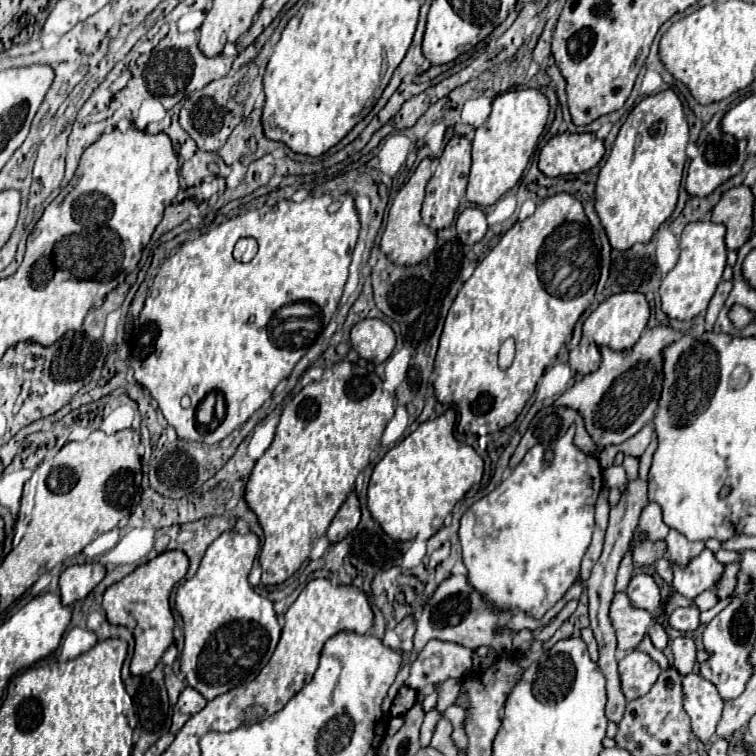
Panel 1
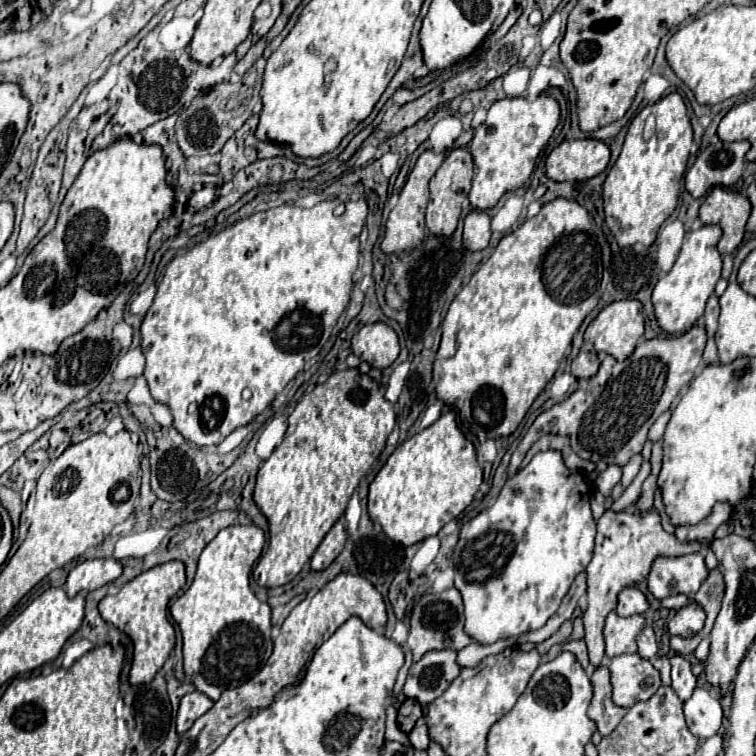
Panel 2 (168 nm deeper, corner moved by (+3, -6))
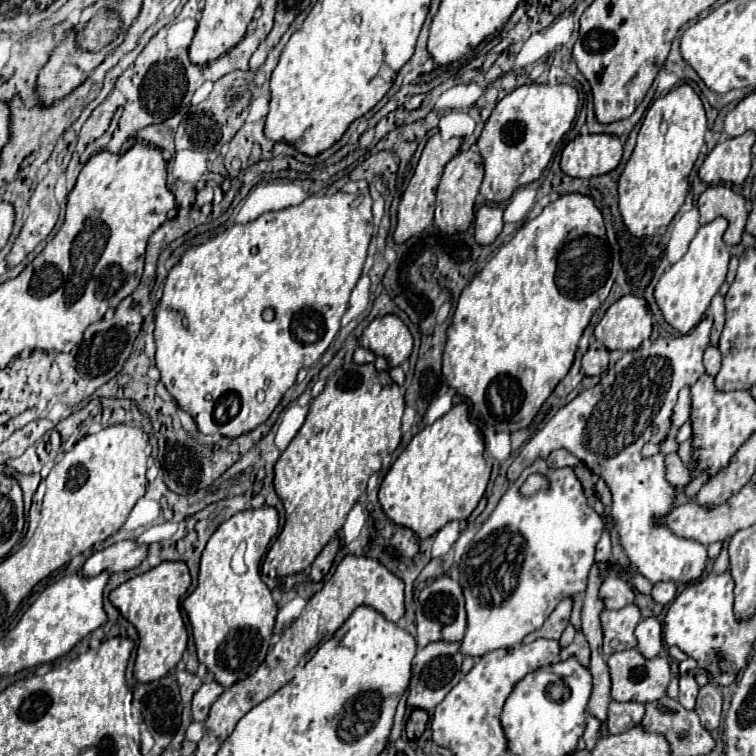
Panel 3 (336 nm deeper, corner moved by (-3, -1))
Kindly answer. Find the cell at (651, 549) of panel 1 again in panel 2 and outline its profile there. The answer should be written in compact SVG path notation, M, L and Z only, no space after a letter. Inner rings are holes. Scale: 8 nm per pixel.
M605 510L605 514L597 520L597 538L595 538L595 554L587 566L587 610L583 612L583 626L585 626L585 644L589 650L589 662L593 668L601 666L605 656L603 644L603 624L605 616L615 610L617 594L625 586L635 586L649 576L653 560L661 556L683 556L691 552L701 552L711 546L713 540L725 538L733 532L733 520L723 522L711 540L705 544L701 542L681 542L675 534L669 534L661 526L661 516L657 512L647 514L627 514L627 512L613 512Z

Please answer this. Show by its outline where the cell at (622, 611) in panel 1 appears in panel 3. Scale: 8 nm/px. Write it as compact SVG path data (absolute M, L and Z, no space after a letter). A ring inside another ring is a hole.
M627 605L619 611L605 609L601 613L601 625L603 625L603 635L605 635L605 641L603 641L605 657L615 651L637 647L637 639L633 631L639 621L641 621L641 611L637 605Z

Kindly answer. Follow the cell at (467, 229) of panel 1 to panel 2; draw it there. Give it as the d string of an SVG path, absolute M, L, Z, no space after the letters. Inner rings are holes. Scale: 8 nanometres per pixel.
M473 210L465 216L465 228L463 228L463 244L467 250L483 250L489 244L491 238L491 228L489 228L491 218L481 212Z

